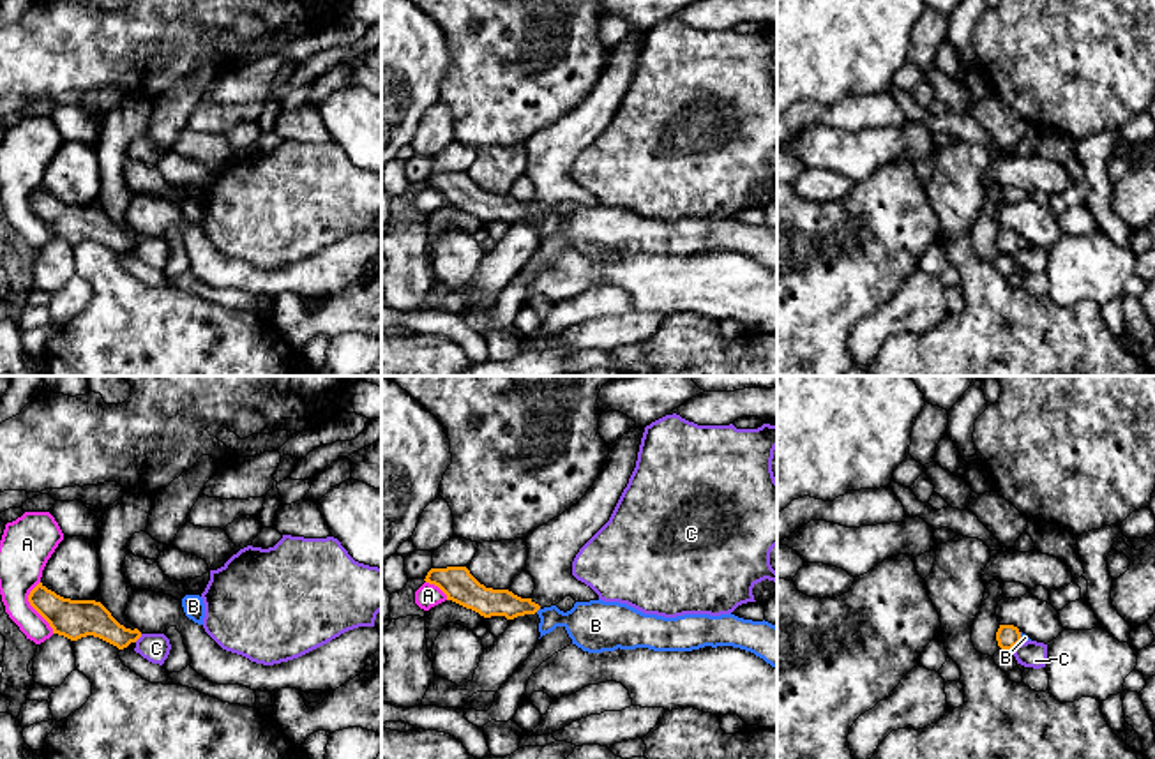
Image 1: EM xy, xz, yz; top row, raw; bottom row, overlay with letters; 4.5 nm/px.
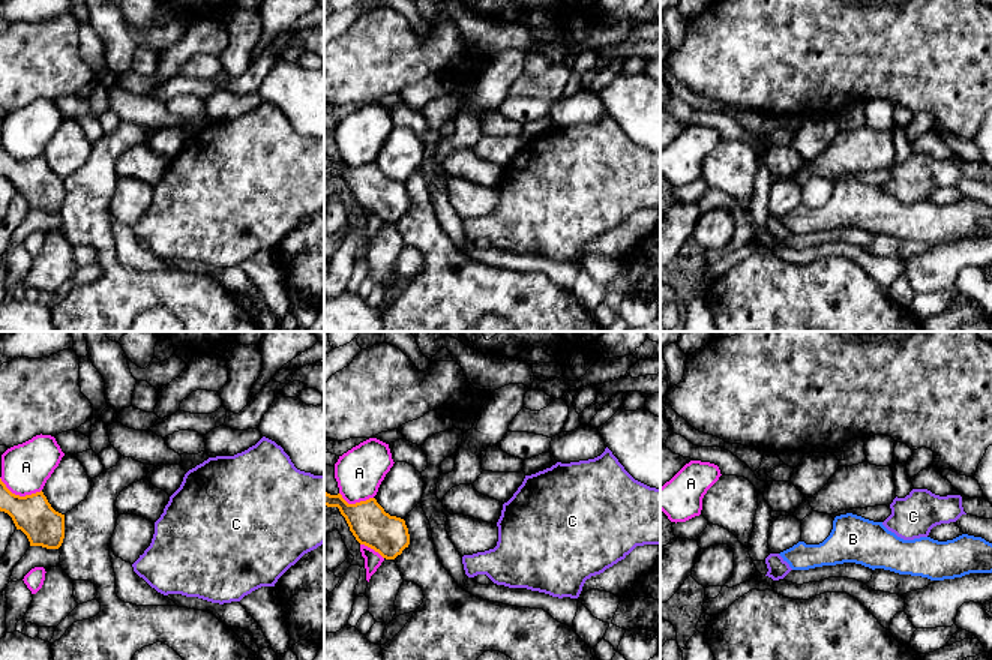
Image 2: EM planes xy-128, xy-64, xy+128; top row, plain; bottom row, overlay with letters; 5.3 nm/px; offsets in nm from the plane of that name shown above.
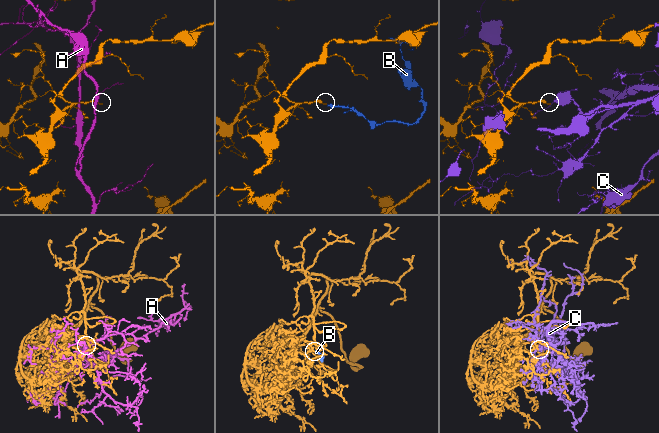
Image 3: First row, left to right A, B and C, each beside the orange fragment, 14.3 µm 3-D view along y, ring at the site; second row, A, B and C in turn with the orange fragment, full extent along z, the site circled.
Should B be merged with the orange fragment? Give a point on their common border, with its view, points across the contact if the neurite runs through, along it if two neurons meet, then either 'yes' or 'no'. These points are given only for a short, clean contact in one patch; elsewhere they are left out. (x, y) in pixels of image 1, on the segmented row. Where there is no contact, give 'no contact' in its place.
xz (537, 609) | across xz (488, 602), (537, 609), (555, 618), (590, 623) | yes

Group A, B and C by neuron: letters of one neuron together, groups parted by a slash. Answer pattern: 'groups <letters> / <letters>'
groups A / B / C

